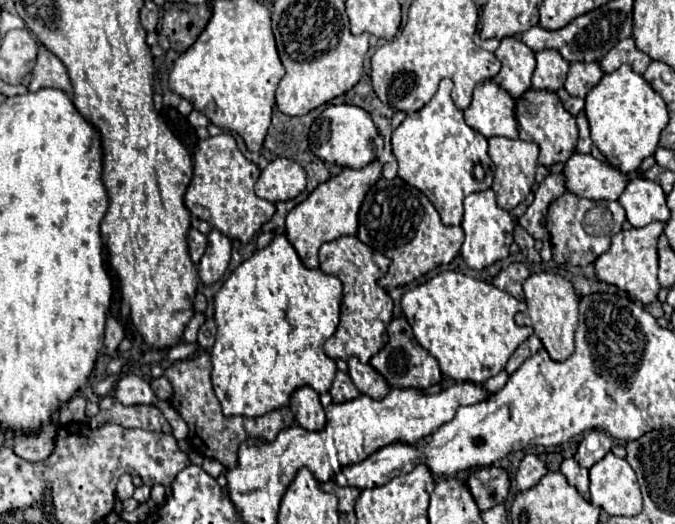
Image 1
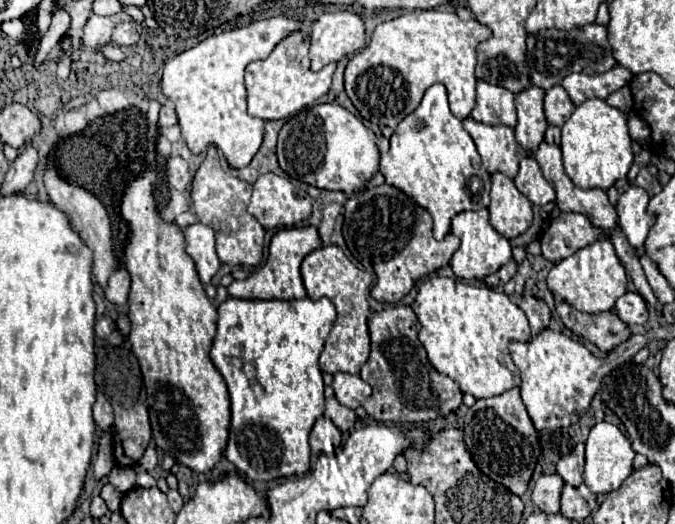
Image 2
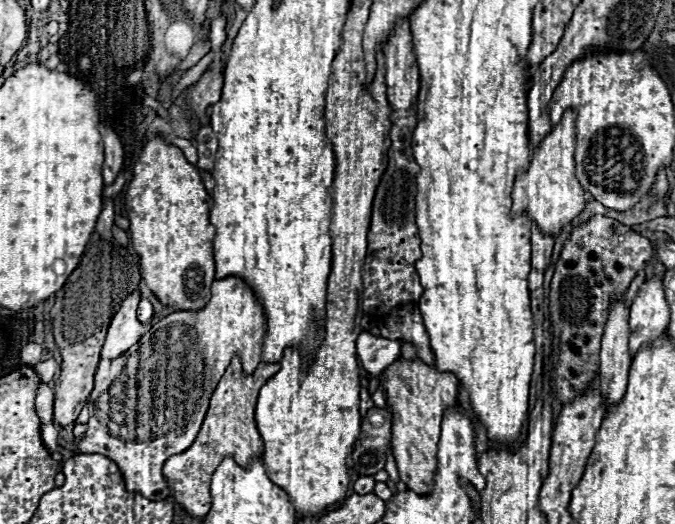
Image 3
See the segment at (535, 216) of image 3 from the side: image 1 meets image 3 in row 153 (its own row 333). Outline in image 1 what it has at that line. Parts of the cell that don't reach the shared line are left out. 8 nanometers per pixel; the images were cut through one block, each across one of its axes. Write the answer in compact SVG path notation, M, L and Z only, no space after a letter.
M534 272L523 284L526 312L521 315L526 326L542 340L552 360L566 360L574 352L574 332L578 328L578 294L570 280L550 272Z

